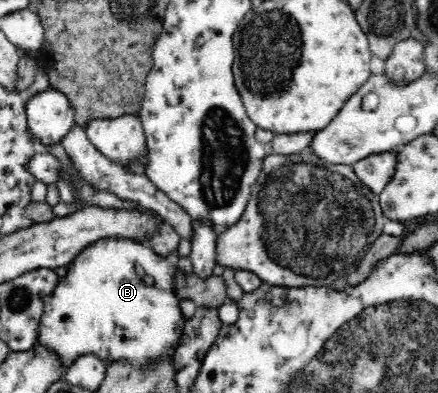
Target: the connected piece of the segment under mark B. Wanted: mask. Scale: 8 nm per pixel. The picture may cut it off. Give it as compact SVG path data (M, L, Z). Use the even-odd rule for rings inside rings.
M116 236L116 238L100 238L100 240L92 242L92 244L88 244L88 246L66 266L65 276L60 278L60 282L56 284L56 288L52 290L50 297L44 300L44 312L42 312L40 324L38 324L36 345L46 347L46 350L50 351L50 353L56 357L56 361L64 367L64 372L66 372L69 366L72 366L72 363L77 358L84 355L94 355L104 361L106 366L116 361L126 361L126 363L130 363L130 365L136 369L141 369L150 363L159 363L165 358L172 358L185 331L186 322L186 317L179 307L181 299L177 295L177 292L175 292L175 276L178 272L178 261L180 258L176 250L172 250L170 254L158 254L146 243L138 242L131 238L120 238L119 236Z

